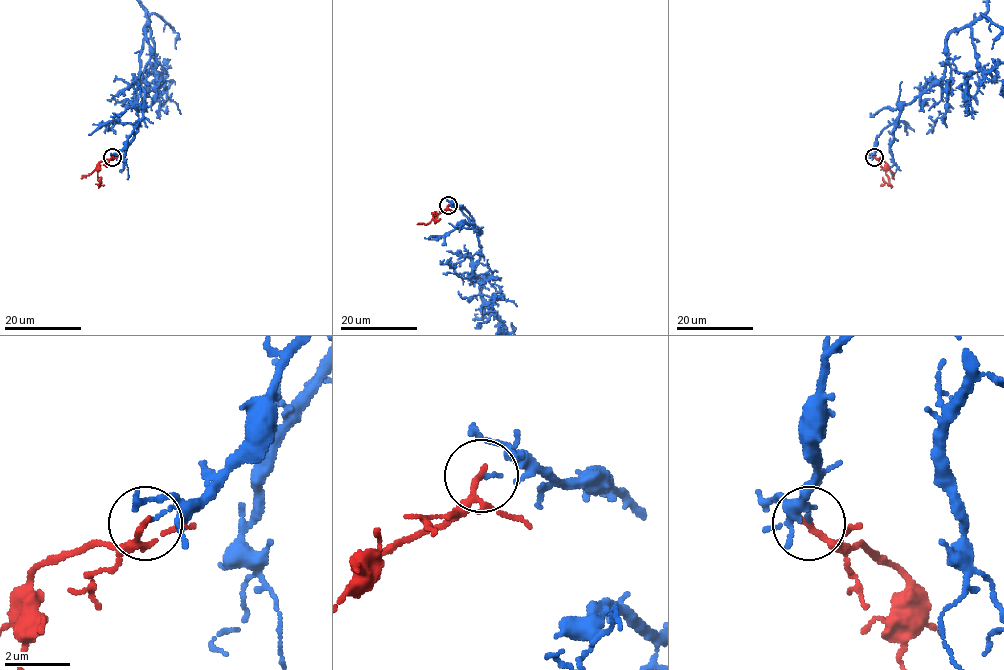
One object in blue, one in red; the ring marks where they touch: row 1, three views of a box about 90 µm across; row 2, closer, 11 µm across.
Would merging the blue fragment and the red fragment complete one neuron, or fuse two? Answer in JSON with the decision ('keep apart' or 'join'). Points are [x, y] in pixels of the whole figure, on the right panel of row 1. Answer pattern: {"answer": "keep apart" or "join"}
{"answer": "keep apart"}

